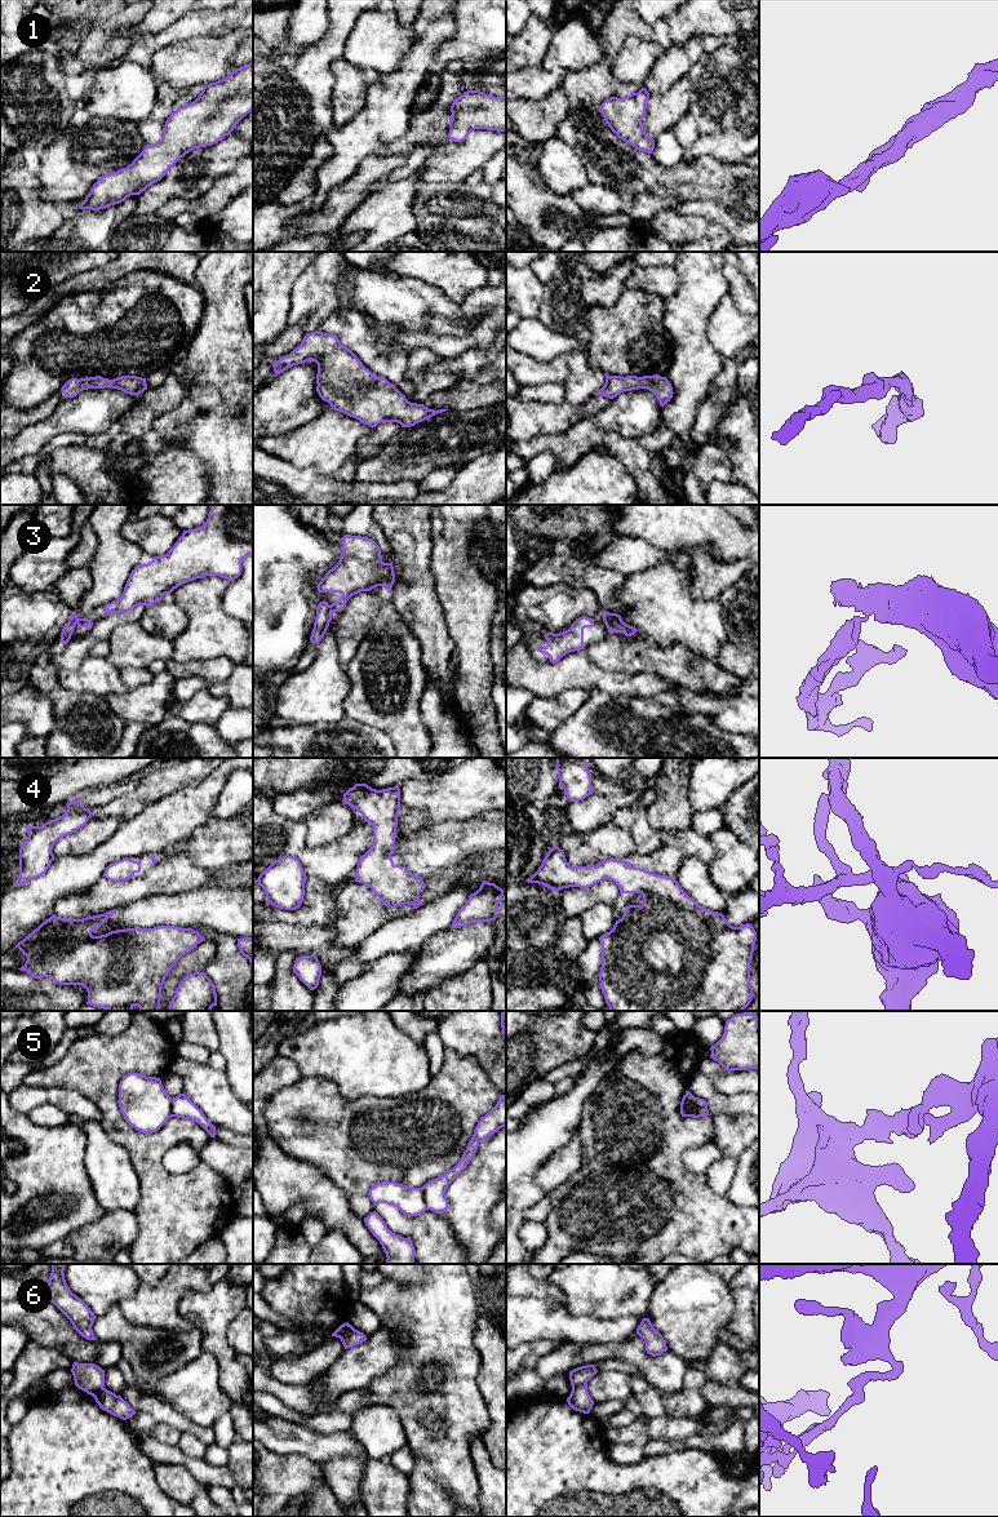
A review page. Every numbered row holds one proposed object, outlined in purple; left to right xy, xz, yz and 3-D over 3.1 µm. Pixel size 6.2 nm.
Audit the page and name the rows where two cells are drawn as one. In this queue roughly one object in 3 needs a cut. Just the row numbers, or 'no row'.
3, 5, 6

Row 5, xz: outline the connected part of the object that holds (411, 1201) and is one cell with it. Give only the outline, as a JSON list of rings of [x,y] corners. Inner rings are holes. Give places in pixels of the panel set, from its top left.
[[[395,1181],[374,1184],[368,1193],[371,1201],[398,1207],[409,1216],[417,1216],[427,1210],[422,1188],[411,1188]]]

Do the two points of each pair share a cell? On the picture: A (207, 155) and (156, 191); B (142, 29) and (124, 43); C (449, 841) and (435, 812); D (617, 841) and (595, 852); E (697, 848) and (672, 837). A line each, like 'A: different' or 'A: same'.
A: same
B: different
C: different
D: same
E: same

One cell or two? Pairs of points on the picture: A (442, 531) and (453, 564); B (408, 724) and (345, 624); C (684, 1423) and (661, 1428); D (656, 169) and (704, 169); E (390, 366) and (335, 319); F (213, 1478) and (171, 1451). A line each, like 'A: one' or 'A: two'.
A: one
B: two
C: one
D: one
E: one
F: one

